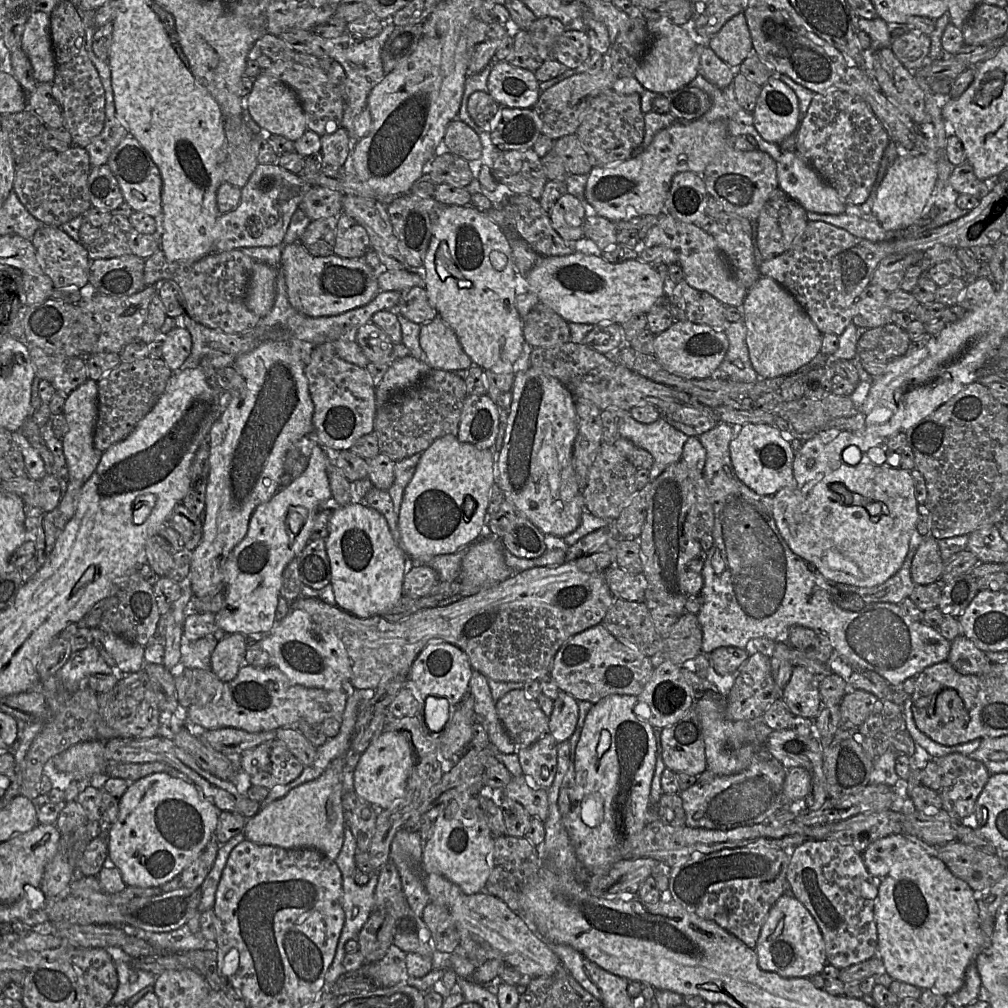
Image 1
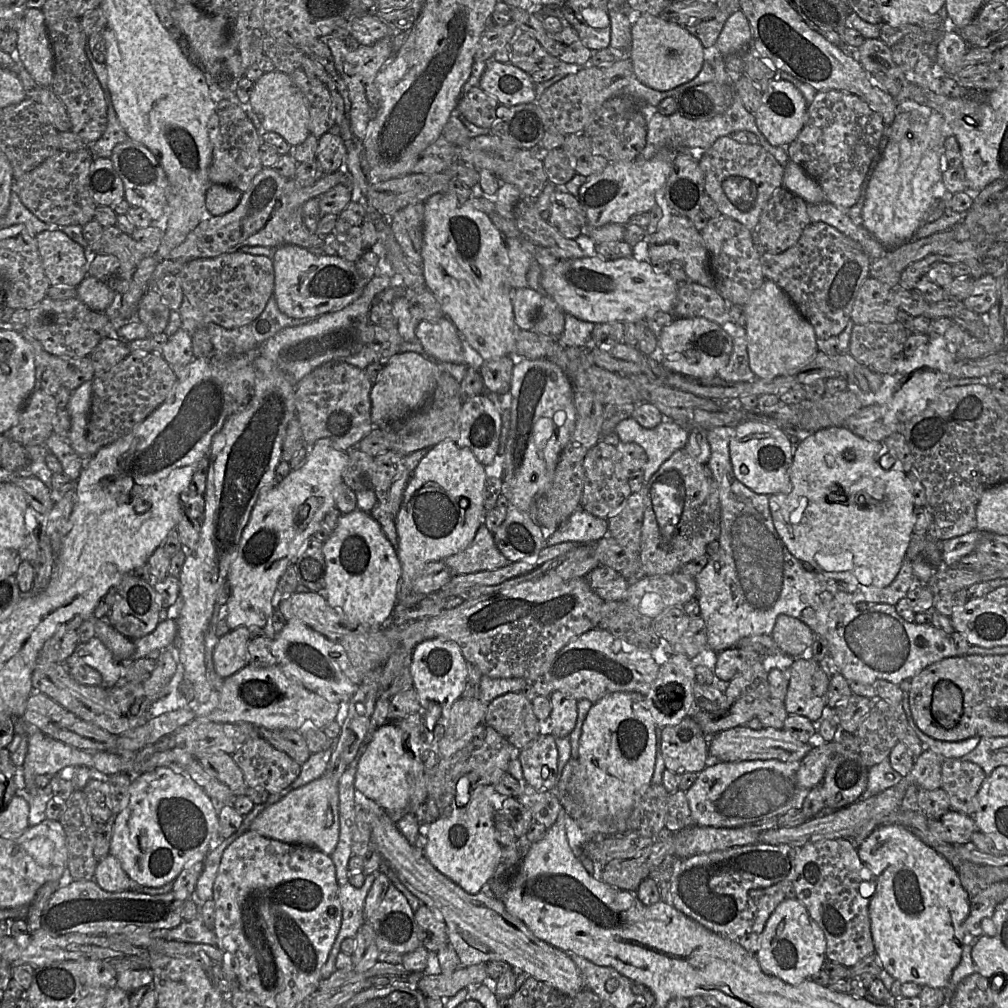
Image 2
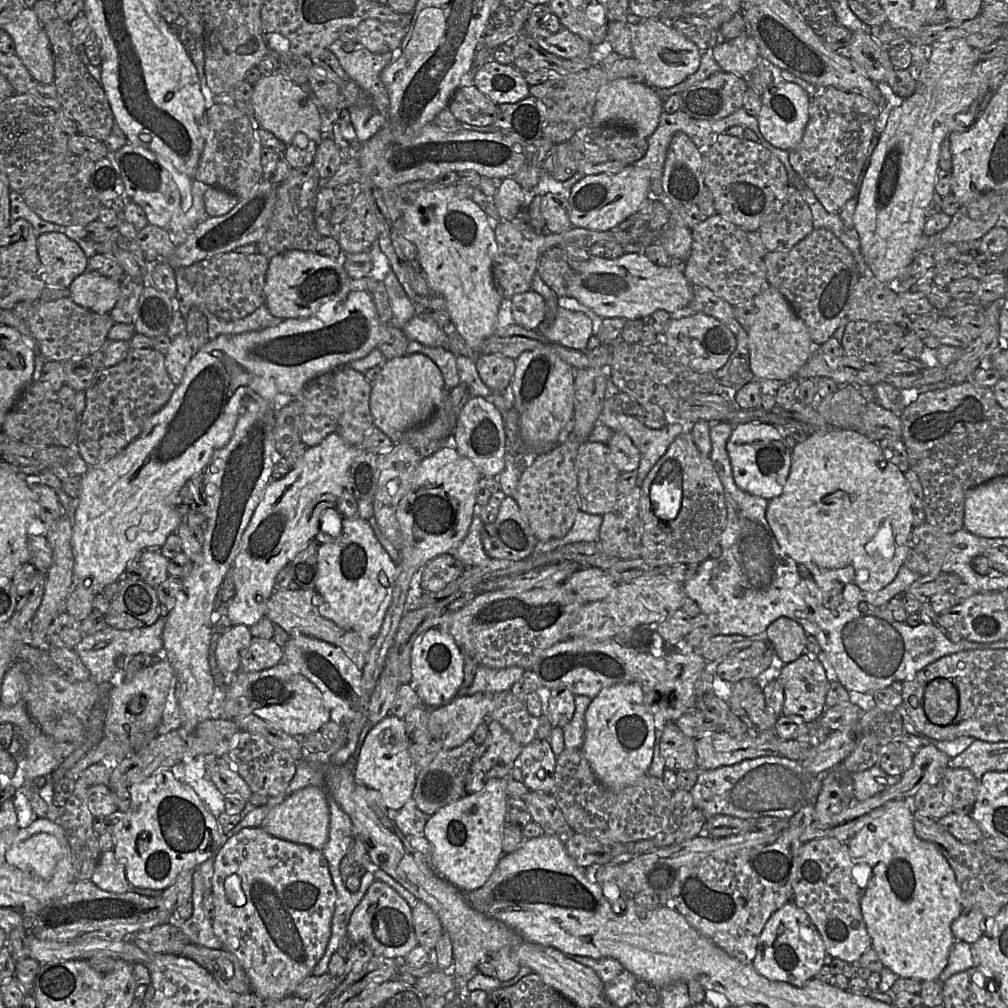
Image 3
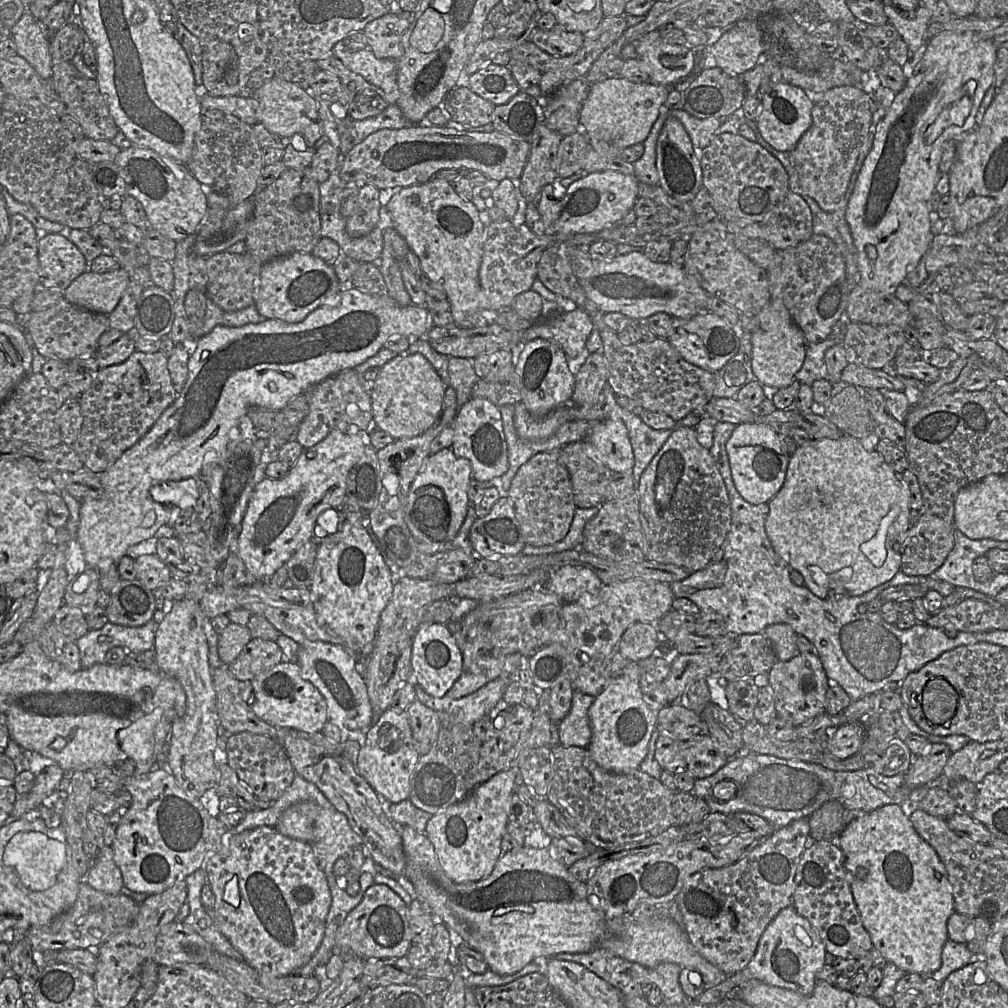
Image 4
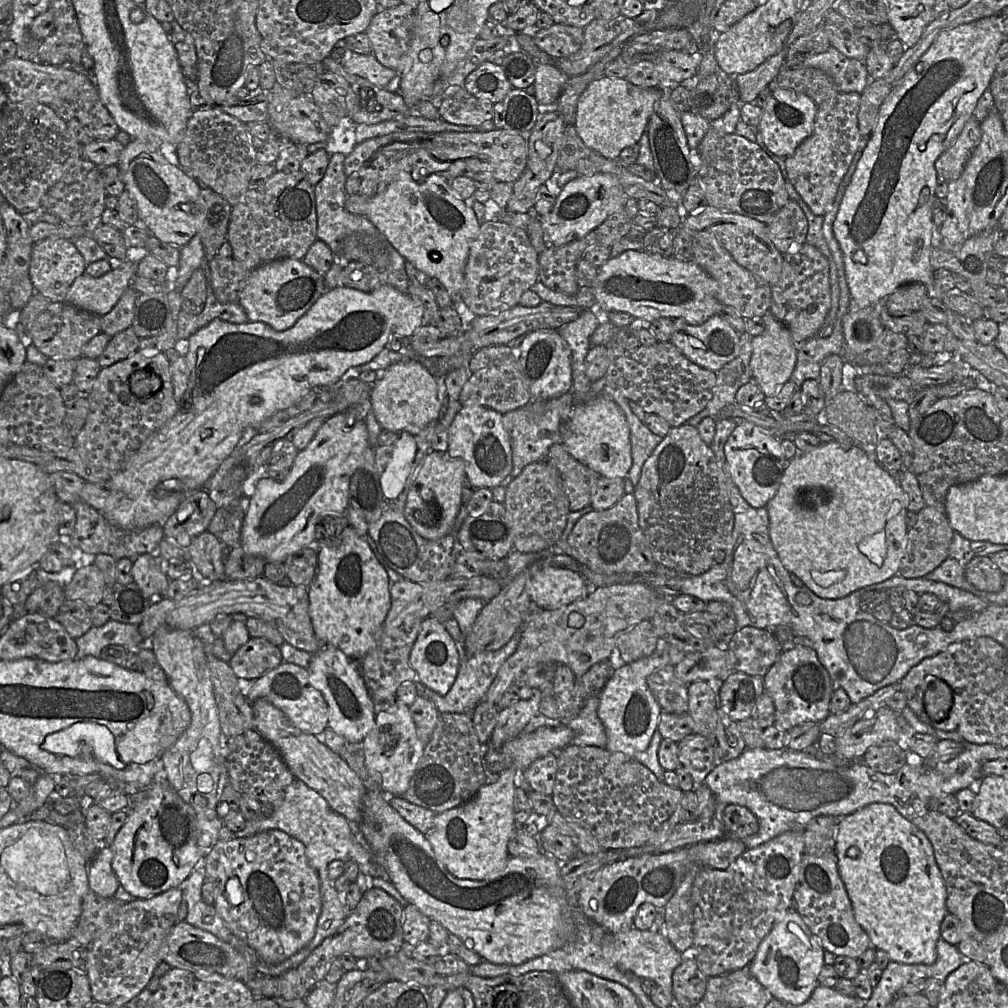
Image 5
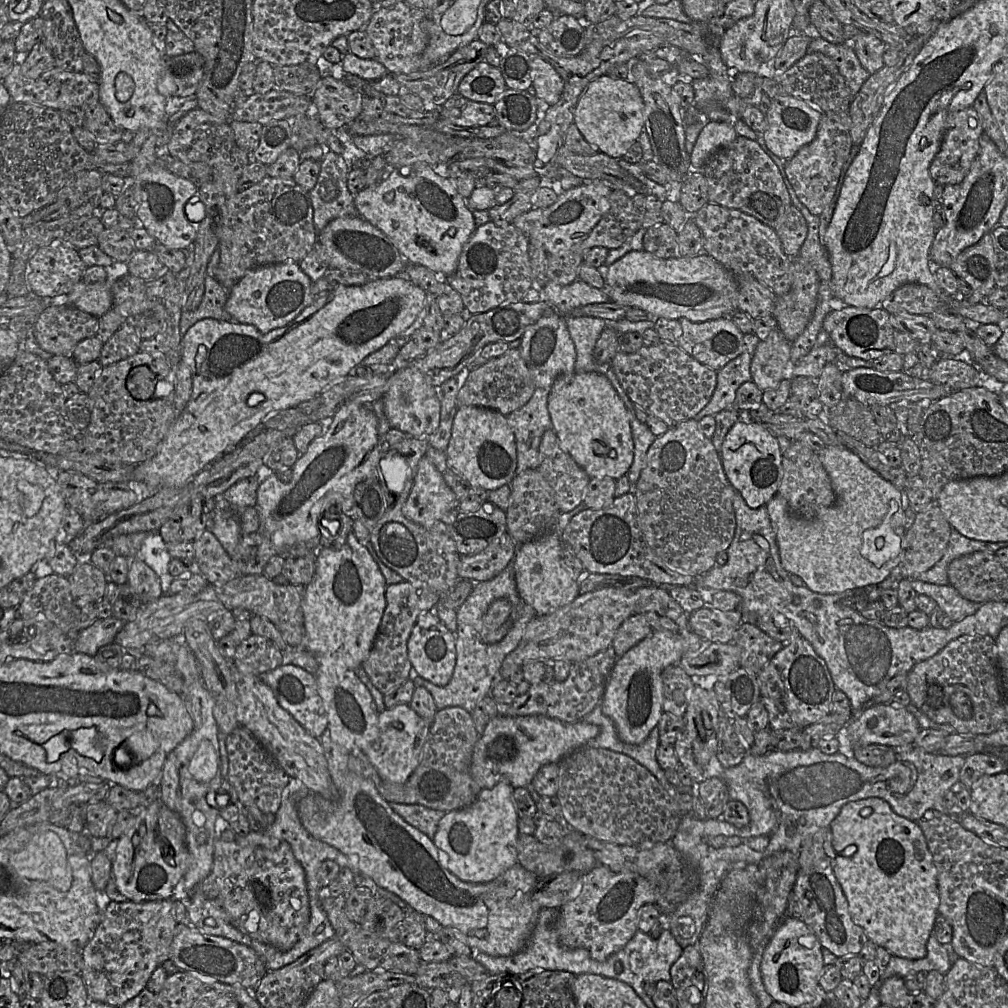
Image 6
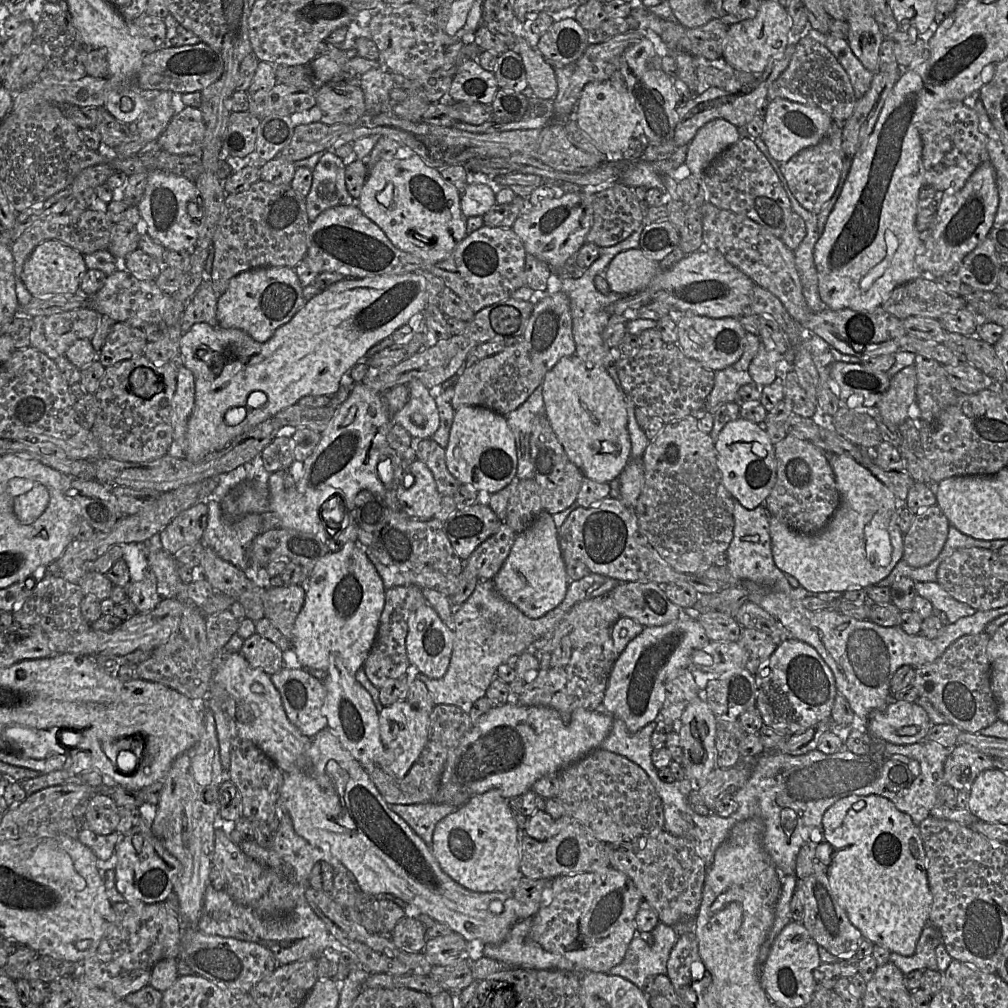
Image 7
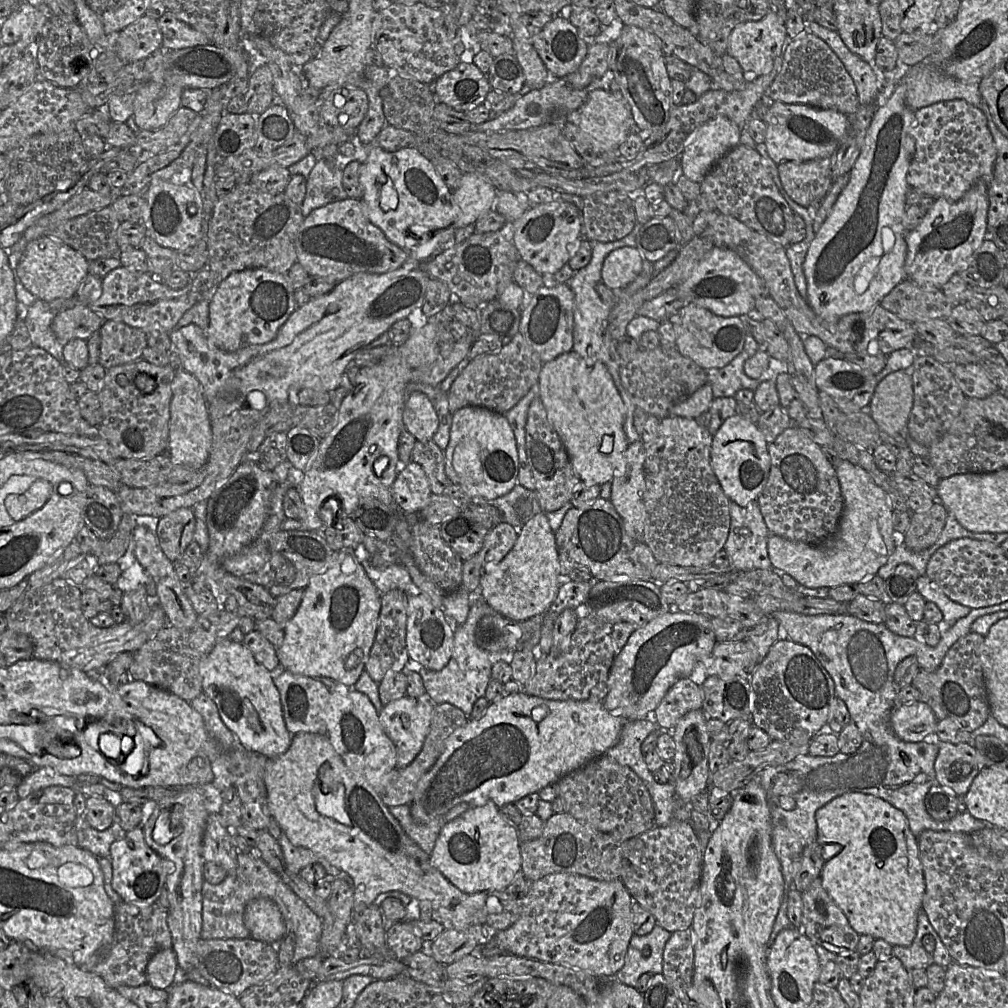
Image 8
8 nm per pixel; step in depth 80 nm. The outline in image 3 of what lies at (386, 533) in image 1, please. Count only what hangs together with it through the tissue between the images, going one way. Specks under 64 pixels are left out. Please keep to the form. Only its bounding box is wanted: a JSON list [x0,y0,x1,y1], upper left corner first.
[315,517,398,639]

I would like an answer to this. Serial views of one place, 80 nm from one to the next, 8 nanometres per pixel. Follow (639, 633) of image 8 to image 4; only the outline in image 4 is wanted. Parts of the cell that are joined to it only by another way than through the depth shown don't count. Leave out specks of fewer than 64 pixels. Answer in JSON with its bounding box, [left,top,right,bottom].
[587,665,657,774]

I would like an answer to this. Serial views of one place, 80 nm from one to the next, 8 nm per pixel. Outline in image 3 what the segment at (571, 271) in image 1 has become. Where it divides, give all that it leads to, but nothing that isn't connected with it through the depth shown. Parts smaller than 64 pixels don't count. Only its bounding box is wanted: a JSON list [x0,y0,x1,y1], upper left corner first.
[568,253,694,319]

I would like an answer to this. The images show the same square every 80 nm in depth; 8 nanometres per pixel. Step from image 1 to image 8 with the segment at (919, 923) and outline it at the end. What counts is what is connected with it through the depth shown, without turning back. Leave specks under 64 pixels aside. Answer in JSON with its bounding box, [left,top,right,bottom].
[815,792,925,946]

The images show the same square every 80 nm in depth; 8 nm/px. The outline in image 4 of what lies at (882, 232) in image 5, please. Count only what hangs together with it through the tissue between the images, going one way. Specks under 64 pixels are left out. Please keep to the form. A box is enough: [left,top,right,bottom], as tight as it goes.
[845,31,997,294]

